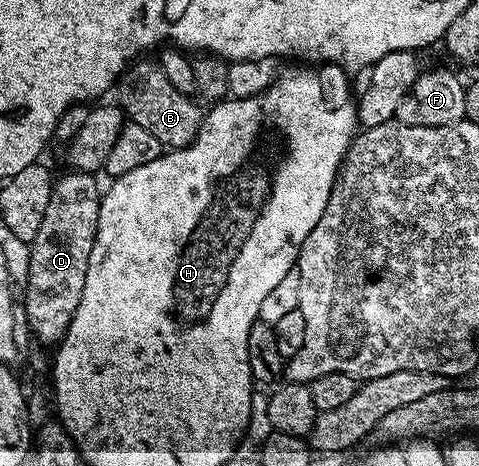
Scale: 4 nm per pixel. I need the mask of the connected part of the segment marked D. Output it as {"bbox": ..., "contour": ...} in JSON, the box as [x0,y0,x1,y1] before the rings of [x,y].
{"bbox":[24,170,100,344],"contour":[[[71,170],[70,175],[57,176],[54,188],[48,197],[48,209],[36,237],[29,243],[30,264],[24,288],[24,306],[27,309],[28,325],[39,344],[62,342],[68,325],[80,305],[84,293],[84,273],[88,273],[88,257],[96,241],[98,214],[100,213],[100,187],[89,171]]]}

